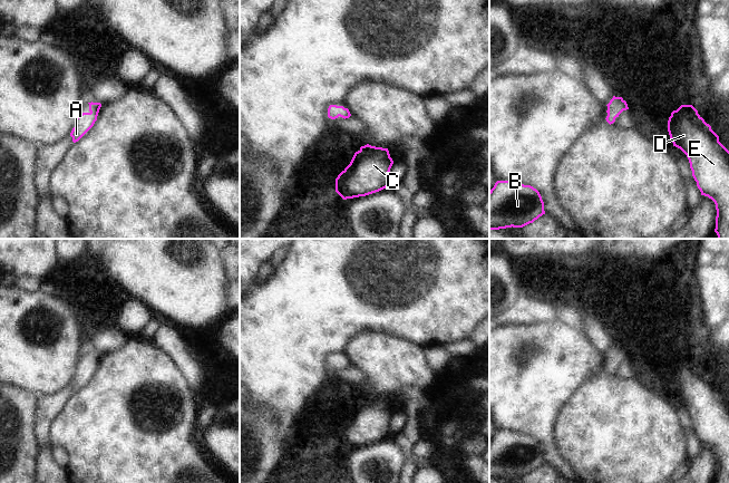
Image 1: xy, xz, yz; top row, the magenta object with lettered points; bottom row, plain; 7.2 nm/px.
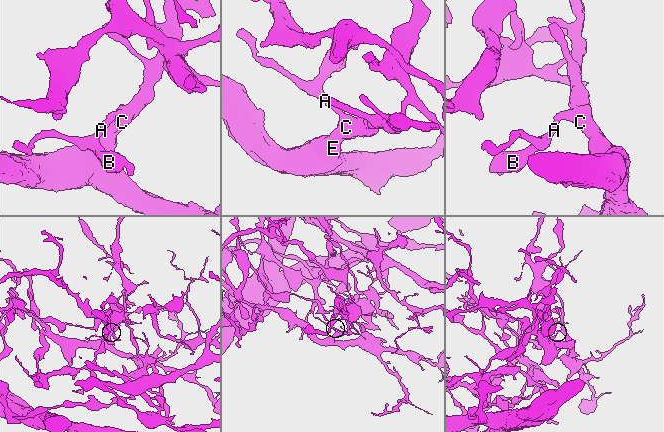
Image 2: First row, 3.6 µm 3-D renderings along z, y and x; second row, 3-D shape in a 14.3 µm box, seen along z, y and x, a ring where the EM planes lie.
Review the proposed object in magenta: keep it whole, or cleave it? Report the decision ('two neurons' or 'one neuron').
one neuron

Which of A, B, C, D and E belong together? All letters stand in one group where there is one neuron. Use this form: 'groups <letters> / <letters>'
groups A B C D E

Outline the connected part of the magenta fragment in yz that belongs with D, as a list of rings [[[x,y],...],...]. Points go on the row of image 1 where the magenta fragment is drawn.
[[[692,105],[671,113],[668,132],[673,146],[687,155],[701,195],[716,204],[718,239],[729,239],[729,151]]]

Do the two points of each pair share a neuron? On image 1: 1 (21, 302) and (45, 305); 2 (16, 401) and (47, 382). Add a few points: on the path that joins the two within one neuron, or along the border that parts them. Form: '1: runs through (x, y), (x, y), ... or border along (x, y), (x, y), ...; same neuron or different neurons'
1: runs through (27, 305), (39, 305); same neuron
2: border along (11, 384), (33, 392), (37, 395); different neurons

